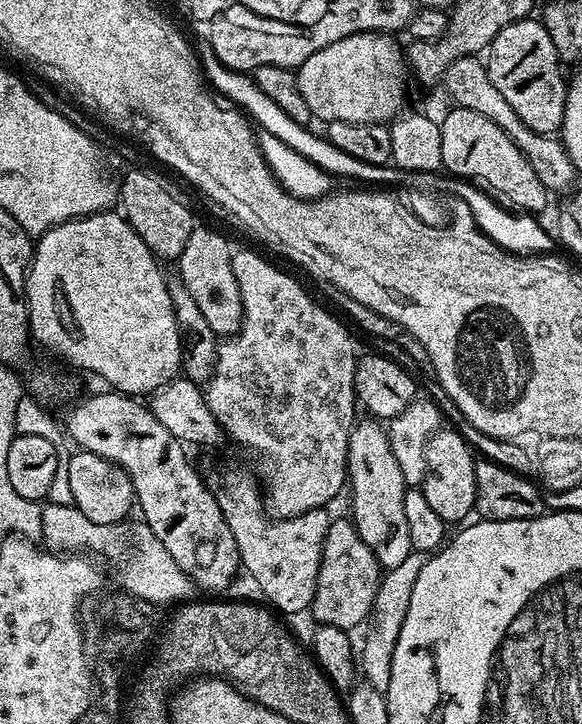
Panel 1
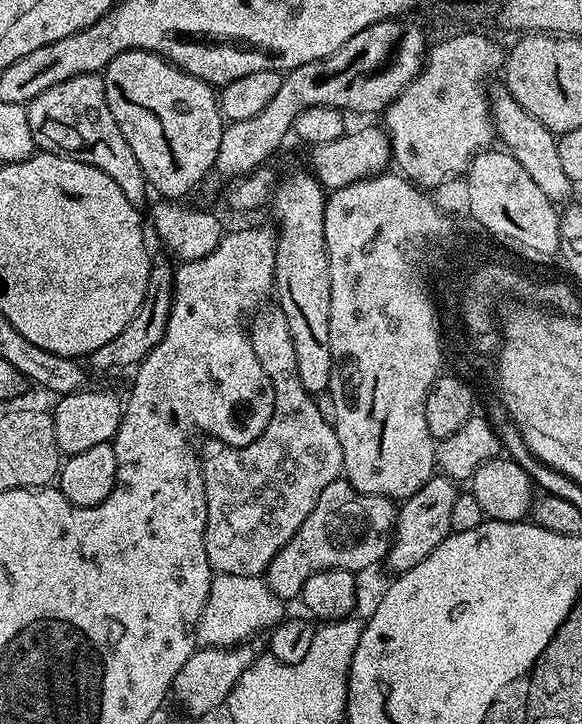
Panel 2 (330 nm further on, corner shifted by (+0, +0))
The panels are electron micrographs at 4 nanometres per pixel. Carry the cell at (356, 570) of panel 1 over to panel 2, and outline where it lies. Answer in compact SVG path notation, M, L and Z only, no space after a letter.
M433 474L430 482L426 482L426 486L418 490L418 494L414 494L399 505L394 535L386 557L386 564L393 568L393 573L414 570L414 566L418 566L422 558L430 555L445 538L452 535L450 514L457 491L457 481L449 480L443 474Z

